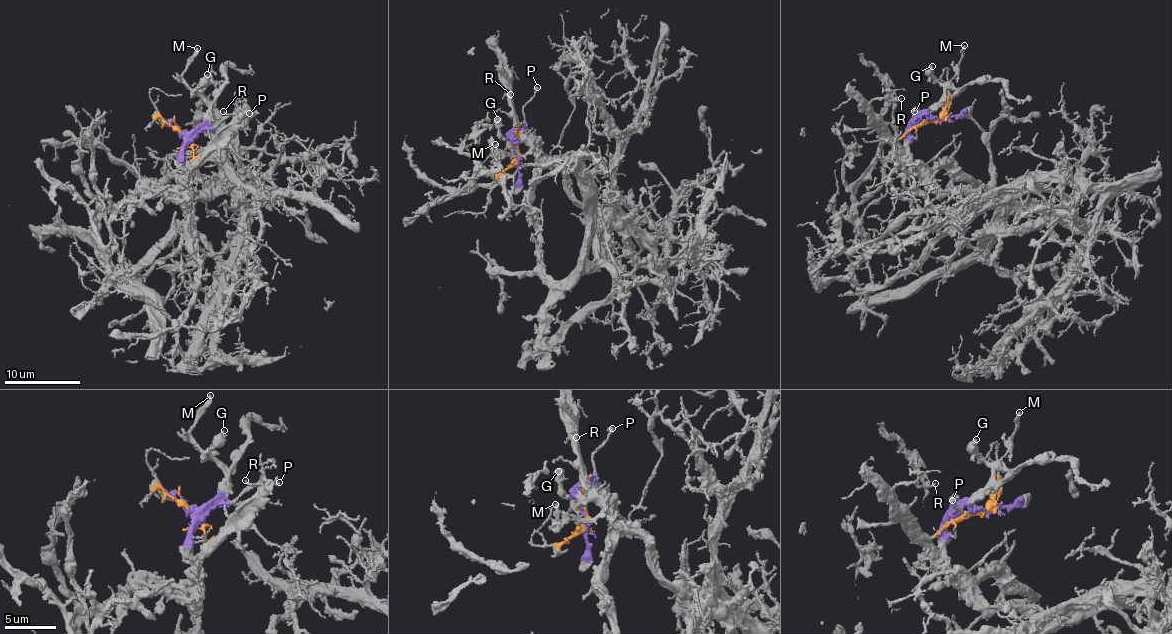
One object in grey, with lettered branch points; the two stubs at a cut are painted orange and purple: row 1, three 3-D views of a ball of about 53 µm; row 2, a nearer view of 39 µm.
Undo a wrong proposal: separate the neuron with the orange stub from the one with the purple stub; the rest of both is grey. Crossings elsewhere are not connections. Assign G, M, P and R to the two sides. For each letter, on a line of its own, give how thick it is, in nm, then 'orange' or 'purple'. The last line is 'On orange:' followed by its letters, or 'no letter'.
G: 380 nm thick; purple
M: 300 nm thick; purple
P: 280 nm thick; purple
R: 140 nm thick; orange
On orange: R

